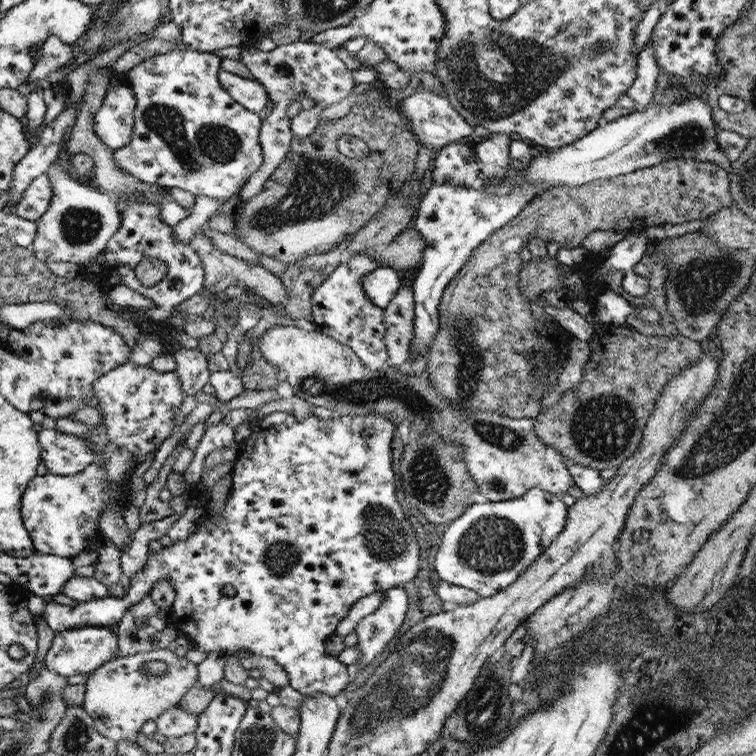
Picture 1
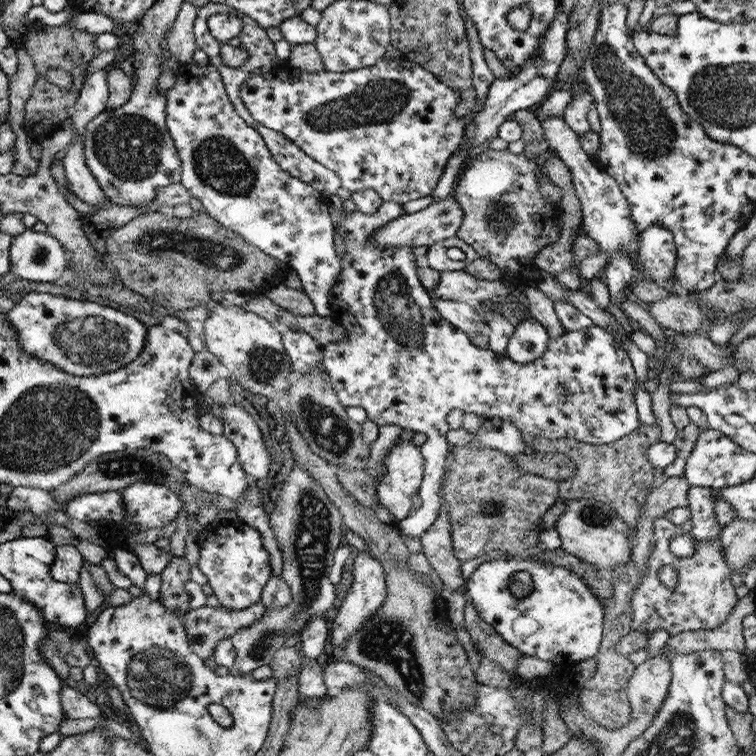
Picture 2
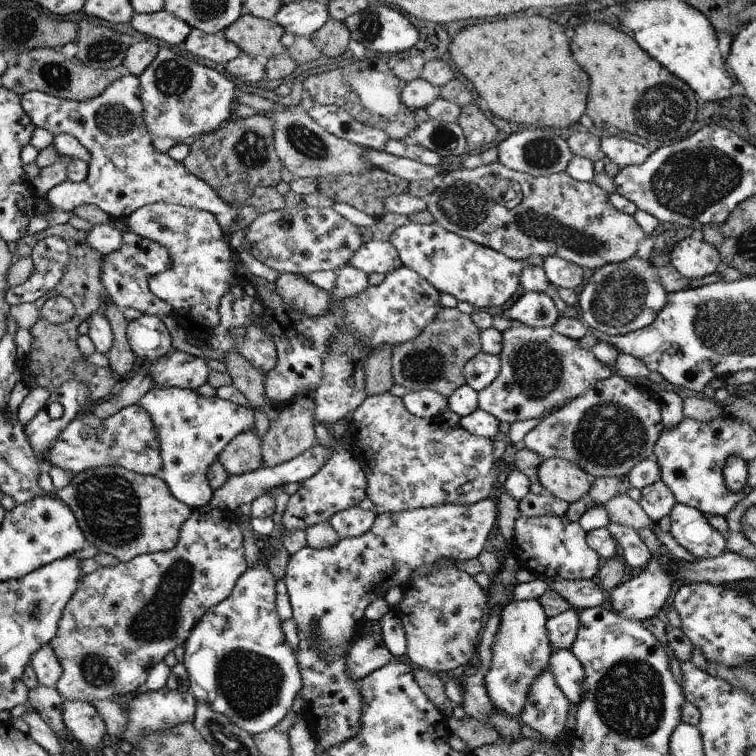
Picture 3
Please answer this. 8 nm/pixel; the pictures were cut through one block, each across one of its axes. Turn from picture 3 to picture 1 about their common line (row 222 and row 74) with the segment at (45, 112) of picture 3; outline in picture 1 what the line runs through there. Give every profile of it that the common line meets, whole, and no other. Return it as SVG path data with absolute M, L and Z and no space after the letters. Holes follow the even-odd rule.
M221 71L220 81L233 95L233 99L249 112L258 114L266 108L267 92L256 79L242 78L234 73Z

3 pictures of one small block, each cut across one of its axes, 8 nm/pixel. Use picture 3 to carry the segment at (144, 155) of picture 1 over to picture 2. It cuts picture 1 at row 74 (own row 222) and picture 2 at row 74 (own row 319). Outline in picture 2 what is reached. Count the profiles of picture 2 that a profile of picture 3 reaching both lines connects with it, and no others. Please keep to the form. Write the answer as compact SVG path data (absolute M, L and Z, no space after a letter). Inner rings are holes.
M190 62L185 65L184 69L179 71L178 79L171 89L166 91L166 119L165 124L170 134L176 142L176 150L178 157L182 160L181 165L181 180L180 183L188 190L190 196L198 198L202 202L202 210L205 210L208 215L218 219L220 224L224 225L227 229L242 235L248 243L256 245L259 249L268 254L272 258L276 258L278 261L285 262L295 270L302 282L302 291L312 299L314 303L316 314L318 316L328 316L332 312L332 306L330 306L330 298L328 298L328 291L332 287L332 283L337 279L341 273L341 260L337 256L335 250L335 224L333 223L332 216L330 216L330 204L332 204L330 196L326 196L324 193L317 192L314 188L311 188L308 184L301 182L298 178L290 177L282 168L280 168L278 162L274 161L265 146L264 140L260 137L260 134L255 128L250 127L237 113L236 109L229 99L229 94L225 89L224 78L218 69L214 65L208 64L194 64Z

